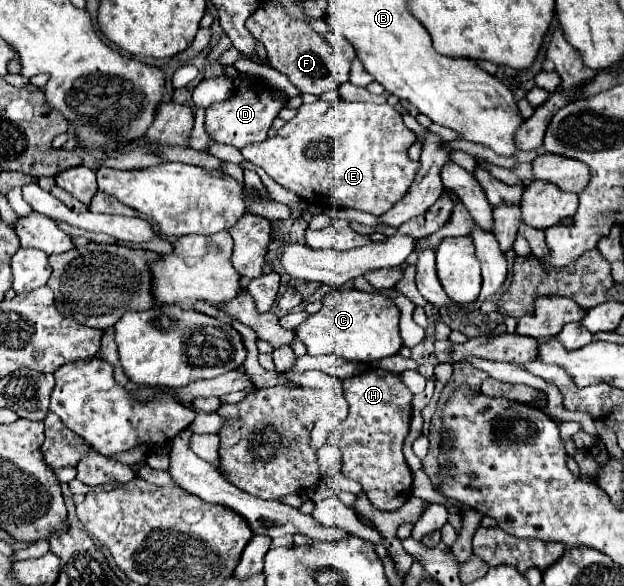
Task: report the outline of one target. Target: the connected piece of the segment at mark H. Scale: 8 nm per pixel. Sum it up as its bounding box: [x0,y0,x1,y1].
[327,369,411,511]

